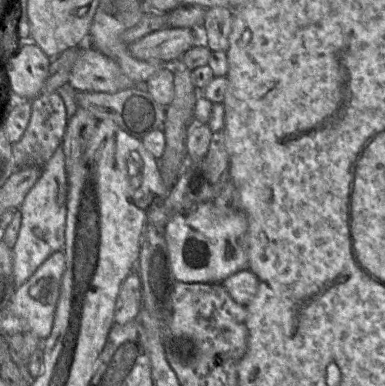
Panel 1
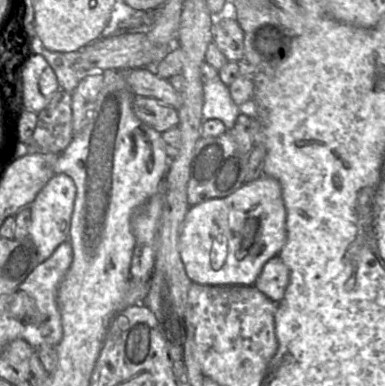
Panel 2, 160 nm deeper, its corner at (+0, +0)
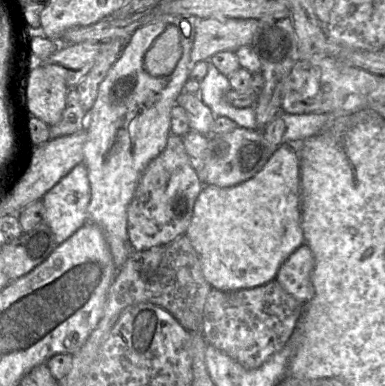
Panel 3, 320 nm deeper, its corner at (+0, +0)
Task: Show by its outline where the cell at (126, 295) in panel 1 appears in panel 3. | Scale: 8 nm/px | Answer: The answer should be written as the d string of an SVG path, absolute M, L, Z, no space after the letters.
M169 134L164 150L143 171L127 208L127 231L134 252L168 244L184 235L203 183L192 167L182 136Z

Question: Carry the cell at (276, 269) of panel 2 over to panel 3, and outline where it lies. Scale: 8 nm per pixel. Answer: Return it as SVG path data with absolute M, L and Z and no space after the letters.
M302 245L284 261L275 280L299 302L307 303L313 296L311 277L314 265L311 249Z

